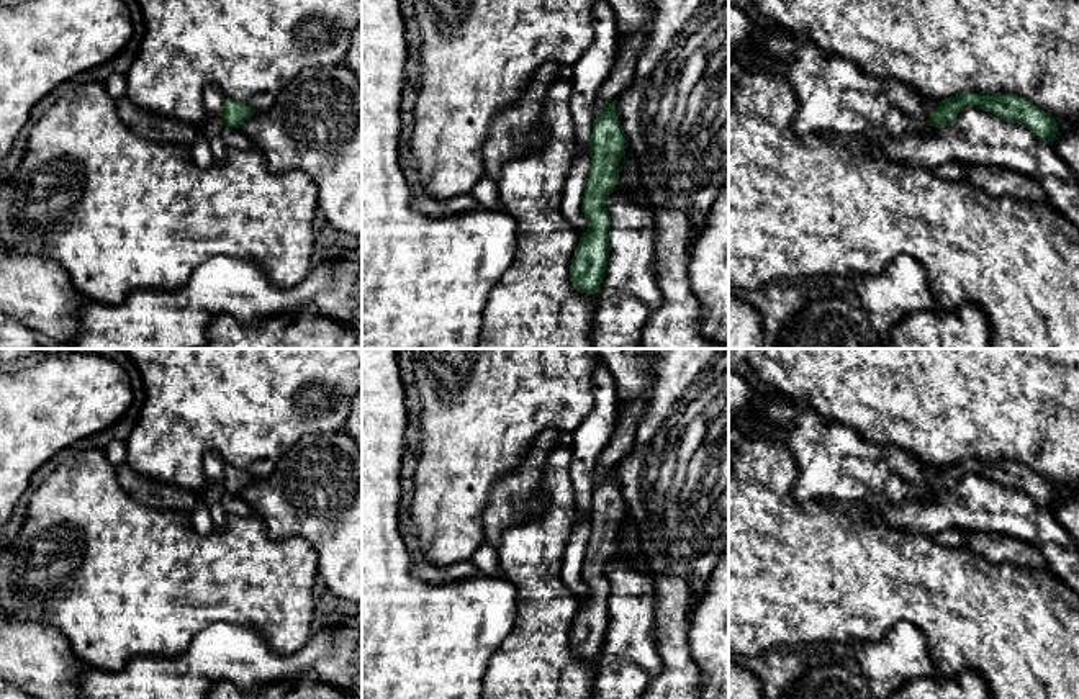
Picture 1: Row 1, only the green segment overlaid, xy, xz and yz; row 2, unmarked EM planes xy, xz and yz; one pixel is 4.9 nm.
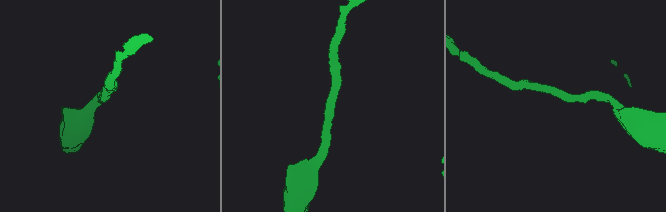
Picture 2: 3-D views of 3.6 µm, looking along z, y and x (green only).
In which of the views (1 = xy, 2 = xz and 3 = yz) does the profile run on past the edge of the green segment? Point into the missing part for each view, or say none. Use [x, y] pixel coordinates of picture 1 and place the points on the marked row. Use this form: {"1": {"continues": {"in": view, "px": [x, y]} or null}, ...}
{"1": {"continues": null}, "2": {"continues": null}, "3": {"continues": null}}

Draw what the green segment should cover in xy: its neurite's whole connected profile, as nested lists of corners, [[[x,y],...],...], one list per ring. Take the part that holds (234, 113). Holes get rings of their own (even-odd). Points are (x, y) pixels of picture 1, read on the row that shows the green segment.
[[[226,98],[224,110],[223,110],[223,120],[226,126],[231,128],[241,128],[246,120],[249,120],[255,110],[246,103],[241,103],[237,100]]]

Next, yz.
[[[961,93],[945,98],[937,105],[927,126],[933,126],[937,129],[951,126],[958,113],[966,106],[976,106],[977,110],[992,113],[1004,121],[1020,123],[1032,129],[1040,141],[1050,146],[1058,134],[1058,123],[1054,118],[1032,101],[1009,93]]]

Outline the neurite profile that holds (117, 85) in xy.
[[[113,74],[106,82],[105,87],[111,98],[116,101],[126,95],[128,83],[124,74]]]

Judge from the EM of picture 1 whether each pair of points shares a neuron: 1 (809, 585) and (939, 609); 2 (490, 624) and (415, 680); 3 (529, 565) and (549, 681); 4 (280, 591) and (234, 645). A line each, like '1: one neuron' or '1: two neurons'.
1: one neuron
2: one neuron
3: one neuron
4: two neurons

